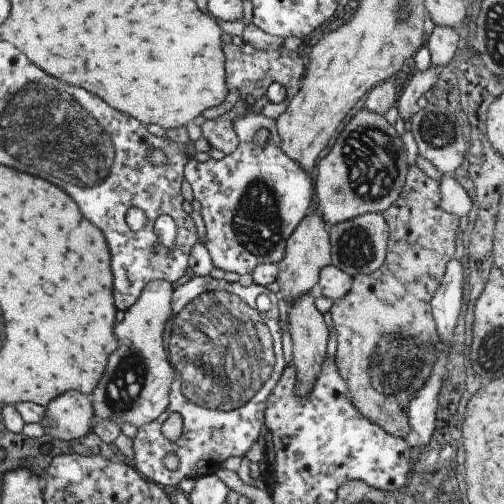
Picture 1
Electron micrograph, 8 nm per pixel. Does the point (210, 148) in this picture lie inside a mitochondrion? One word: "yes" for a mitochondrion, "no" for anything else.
no

